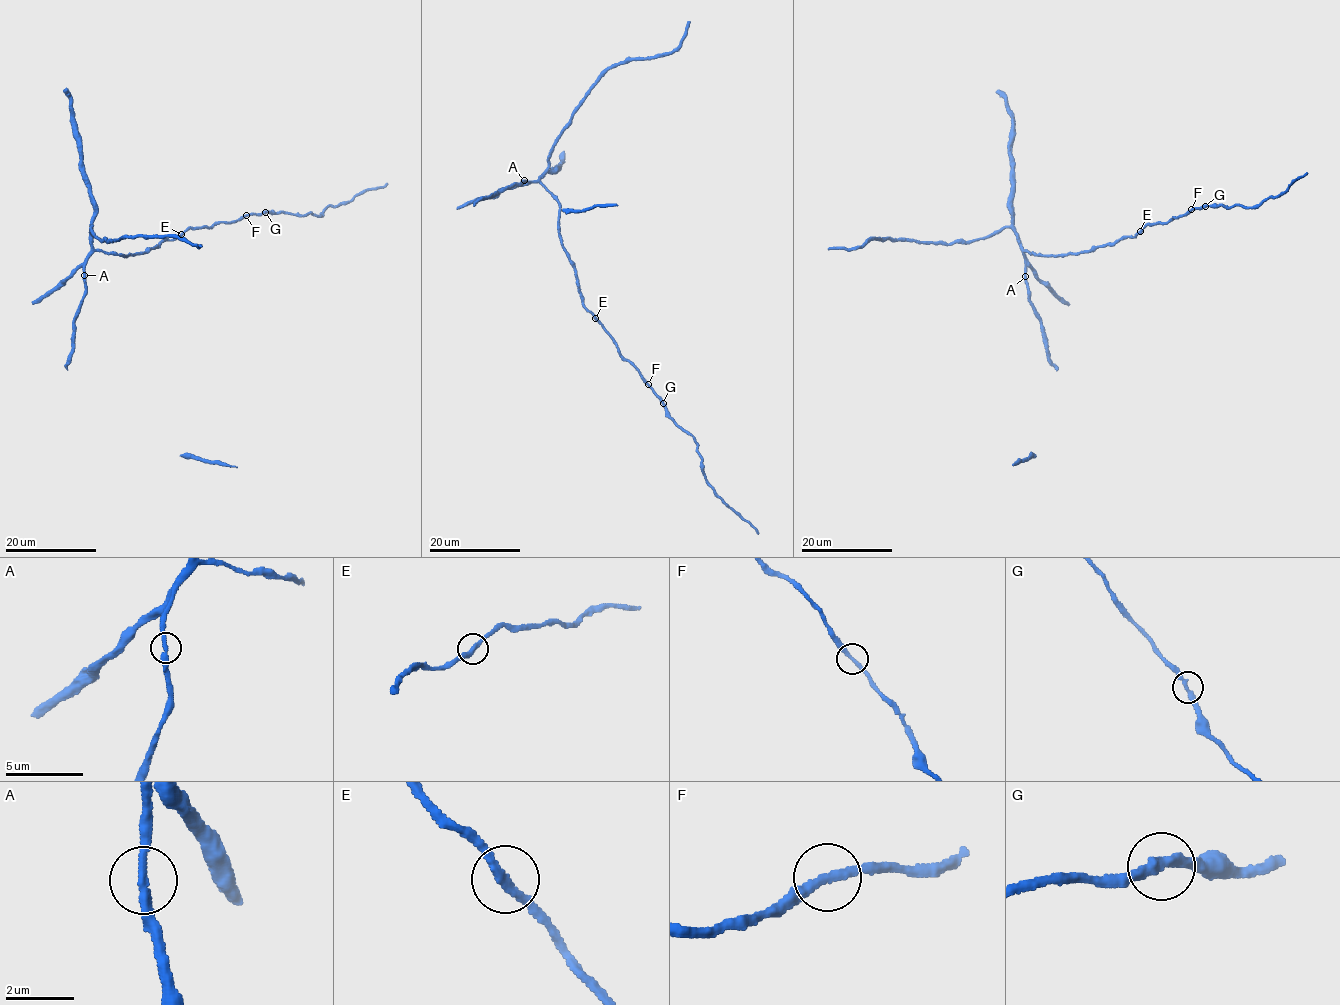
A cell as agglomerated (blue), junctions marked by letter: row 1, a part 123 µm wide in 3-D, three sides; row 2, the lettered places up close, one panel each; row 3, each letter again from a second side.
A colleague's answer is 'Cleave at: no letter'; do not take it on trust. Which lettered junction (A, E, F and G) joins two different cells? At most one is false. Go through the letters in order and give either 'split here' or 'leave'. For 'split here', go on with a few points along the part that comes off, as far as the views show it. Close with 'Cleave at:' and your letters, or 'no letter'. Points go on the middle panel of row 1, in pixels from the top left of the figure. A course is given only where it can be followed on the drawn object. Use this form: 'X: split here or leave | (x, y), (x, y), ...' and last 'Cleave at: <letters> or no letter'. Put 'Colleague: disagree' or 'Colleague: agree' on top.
Colleague: agree
A: leave
E: leave
F: leave
G: leave
Cleave at: no letter

